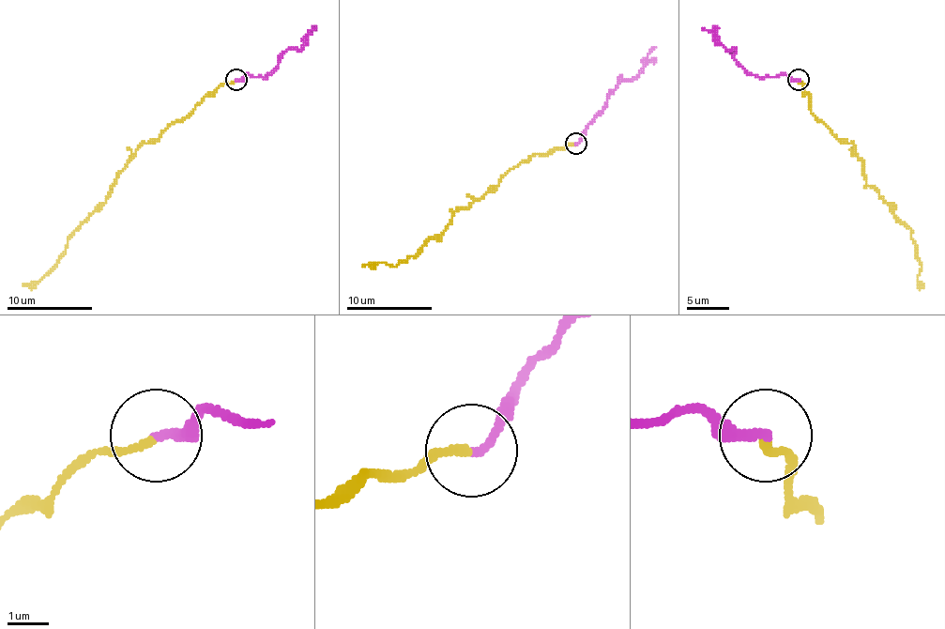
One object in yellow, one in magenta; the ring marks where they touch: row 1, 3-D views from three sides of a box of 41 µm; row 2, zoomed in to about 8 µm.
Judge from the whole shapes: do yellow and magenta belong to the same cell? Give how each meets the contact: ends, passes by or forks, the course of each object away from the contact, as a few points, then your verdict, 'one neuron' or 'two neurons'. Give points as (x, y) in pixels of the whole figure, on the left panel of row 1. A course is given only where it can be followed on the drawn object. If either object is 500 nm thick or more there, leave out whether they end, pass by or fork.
yellow ends there; magenta ends there; yellow runs (236, 79), (205, 96), (159, 139), (142, 145), (110, 196), (73, 230), (65, 253), (38, 282), (22, 285); magenta runs (236, 79), (246, 75), (267, 75), (293, 49), (299, 49), (303, 37), (316, 28); two neurons

